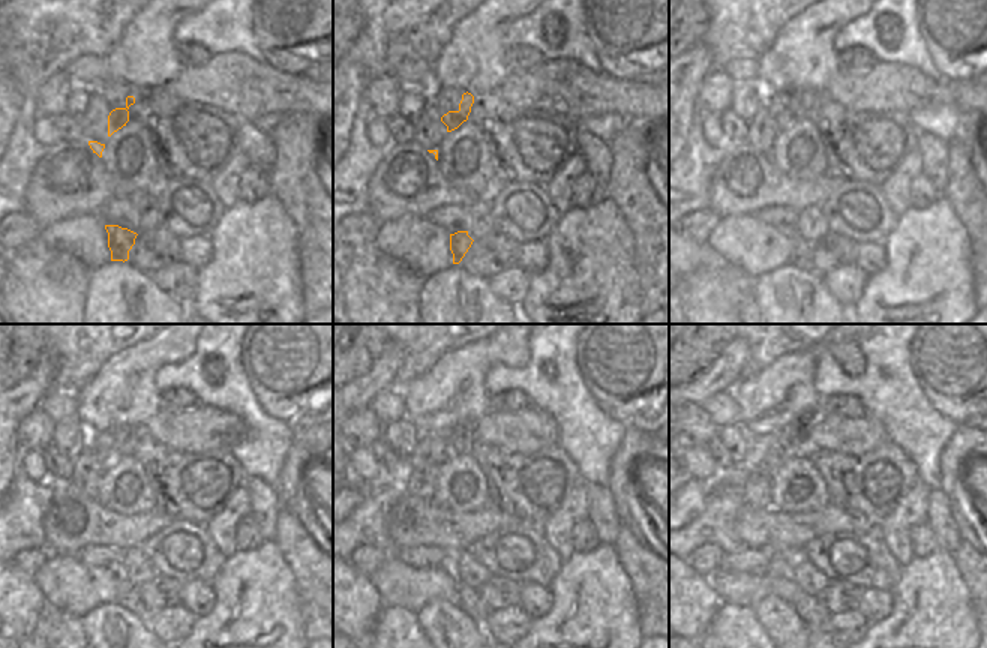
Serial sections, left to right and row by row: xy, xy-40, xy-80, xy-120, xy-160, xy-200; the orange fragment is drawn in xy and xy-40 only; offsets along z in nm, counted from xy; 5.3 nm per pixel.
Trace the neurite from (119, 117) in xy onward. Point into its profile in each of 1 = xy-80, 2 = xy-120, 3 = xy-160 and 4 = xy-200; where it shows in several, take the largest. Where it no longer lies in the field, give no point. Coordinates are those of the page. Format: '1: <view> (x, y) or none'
1: xy-80 (801, 101)
2: xy-120 (126, 438)
3: xy-160 (462, 438)
4: xy-200 (795, 432)

